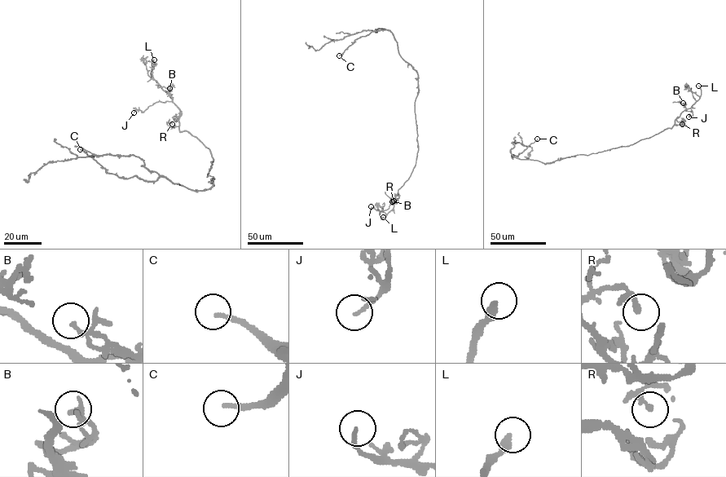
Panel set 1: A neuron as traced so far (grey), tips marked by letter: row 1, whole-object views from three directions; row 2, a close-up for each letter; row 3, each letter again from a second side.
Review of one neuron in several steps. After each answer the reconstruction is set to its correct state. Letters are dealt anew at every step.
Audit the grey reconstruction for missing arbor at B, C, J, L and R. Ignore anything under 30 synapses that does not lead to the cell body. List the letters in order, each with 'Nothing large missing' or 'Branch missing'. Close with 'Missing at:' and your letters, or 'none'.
B: Nothing large missing
C: Branch missing
J: Nothing large missing
L: Branch missing
R: Nothing large missing
Missing at: C, L

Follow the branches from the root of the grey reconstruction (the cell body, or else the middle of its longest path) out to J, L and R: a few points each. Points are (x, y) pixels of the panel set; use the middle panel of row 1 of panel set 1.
J: (418, 93), (415, 102), (418, 147), (415, 165), (398, 190), (399, 196), (388, 209), (378, 211), (371, 206)
L: (418, 93), (415, 102), (418, 147), (415, 165), (398, 190), (399, 196), (393, 207), (383, 217)
R: (418, 93), (415, 102), (418, 147), (416, 162), (409, 178), (391, 201), (393, 200)

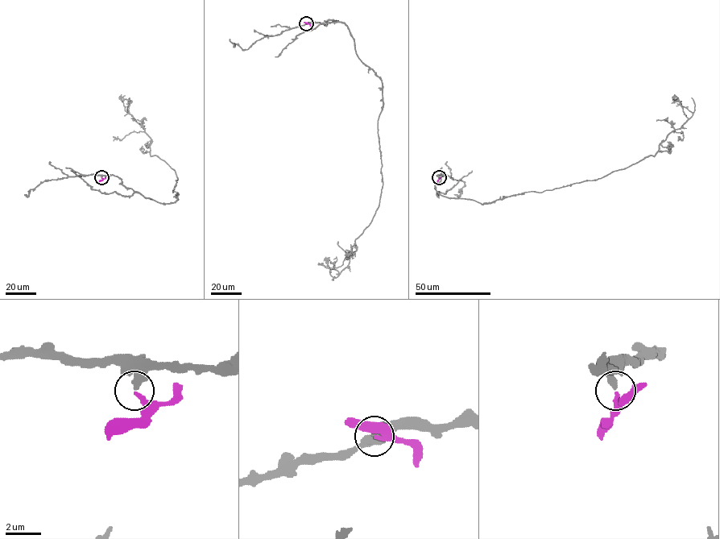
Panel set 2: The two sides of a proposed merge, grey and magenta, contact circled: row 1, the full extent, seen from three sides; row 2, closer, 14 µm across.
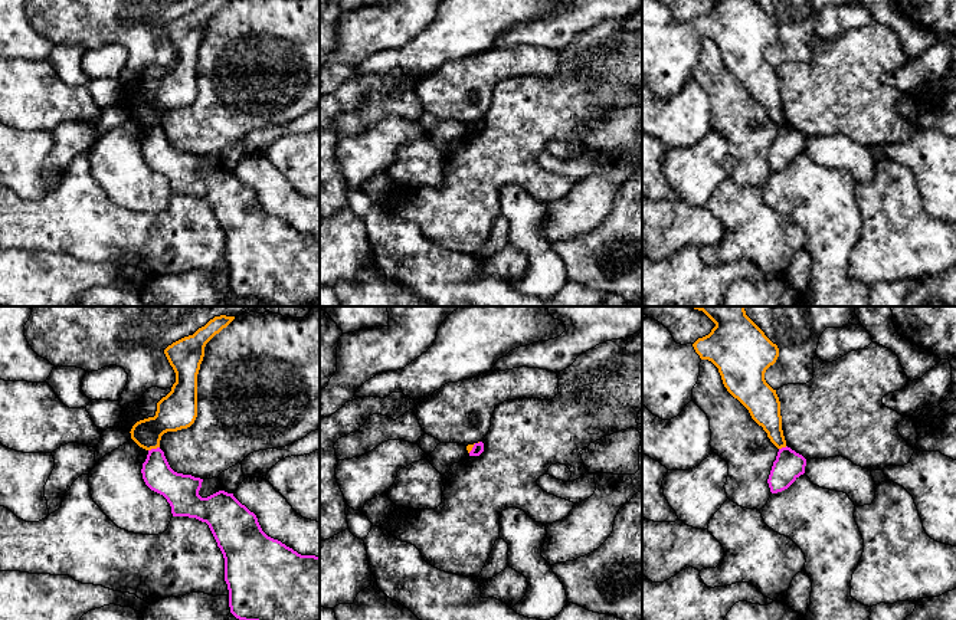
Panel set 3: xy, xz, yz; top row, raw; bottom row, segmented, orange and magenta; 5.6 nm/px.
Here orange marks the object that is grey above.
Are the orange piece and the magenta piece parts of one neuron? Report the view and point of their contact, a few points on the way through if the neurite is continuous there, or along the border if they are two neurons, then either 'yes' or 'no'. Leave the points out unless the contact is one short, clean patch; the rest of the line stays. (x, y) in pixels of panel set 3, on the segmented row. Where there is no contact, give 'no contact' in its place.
contact xy (153, 448); border xy (159, 446), (149, 450); no

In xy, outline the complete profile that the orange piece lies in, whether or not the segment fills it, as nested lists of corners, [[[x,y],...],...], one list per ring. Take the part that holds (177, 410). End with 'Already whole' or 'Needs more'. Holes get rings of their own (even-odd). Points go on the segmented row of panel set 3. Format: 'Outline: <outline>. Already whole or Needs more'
Outline: [[[215,316],[193,335],[184,337],[164,350],[176,373],[171,391],[157,403],[154,417],[137,421],[131,439],[143,449],[160,447],[161,436],[190,427],[197,417],[197,374],[206,344],[226,328],[235,316]]]. Already whole

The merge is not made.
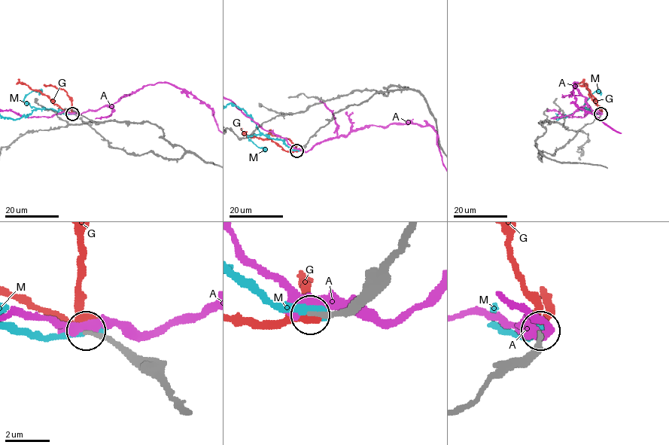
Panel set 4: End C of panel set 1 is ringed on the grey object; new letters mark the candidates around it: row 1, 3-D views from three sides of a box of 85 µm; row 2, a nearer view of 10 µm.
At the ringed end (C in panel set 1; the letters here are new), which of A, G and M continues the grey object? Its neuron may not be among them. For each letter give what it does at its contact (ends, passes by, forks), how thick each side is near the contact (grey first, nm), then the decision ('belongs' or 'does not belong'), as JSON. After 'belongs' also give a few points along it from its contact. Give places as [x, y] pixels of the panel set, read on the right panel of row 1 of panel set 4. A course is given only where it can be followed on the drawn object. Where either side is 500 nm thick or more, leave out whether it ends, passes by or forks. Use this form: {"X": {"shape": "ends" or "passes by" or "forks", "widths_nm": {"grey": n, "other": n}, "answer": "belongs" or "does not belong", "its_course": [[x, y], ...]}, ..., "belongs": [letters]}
{"A": {"shape": "passes by", "widths_nm": {"grey": 200, "other": 480}, "answer": "does not belong"}, "G": {"shape": "passes by", "widths_nm": {"grey": 240, "other": 420}, "answer": "belongs", "its_course": [[600, 114], [600, 108], [589, 96], [587, 85], [582, 82], [577, 83]]}, "M": {"shape": "ends", "widths_nm": {"grey": 240, "other": 440}, "answer": "does not belong"}, "belongs": ["G"]}

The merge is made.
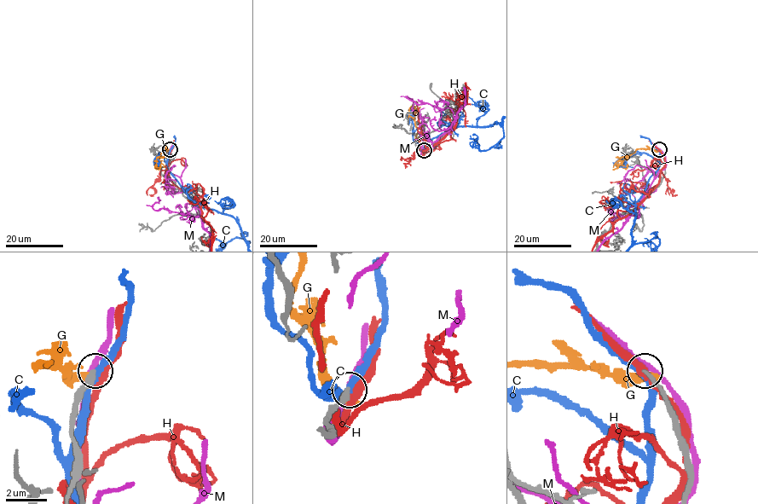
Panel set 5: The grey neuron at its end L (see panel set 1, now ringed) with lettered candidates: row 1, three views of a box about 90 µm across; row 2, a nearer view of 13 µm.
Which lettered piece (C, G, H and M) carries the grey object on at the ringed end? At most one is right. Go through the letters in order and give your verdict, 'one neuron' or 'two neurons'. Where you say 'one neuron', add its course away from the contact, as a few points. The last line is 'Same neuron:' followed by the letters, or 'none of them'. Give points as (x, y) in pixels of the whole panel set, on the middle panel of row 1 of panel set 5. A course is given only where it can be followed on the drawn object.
C: two neurons
G: two neurons
H: two neurons
M: two neurons
Same neuron: none of them

